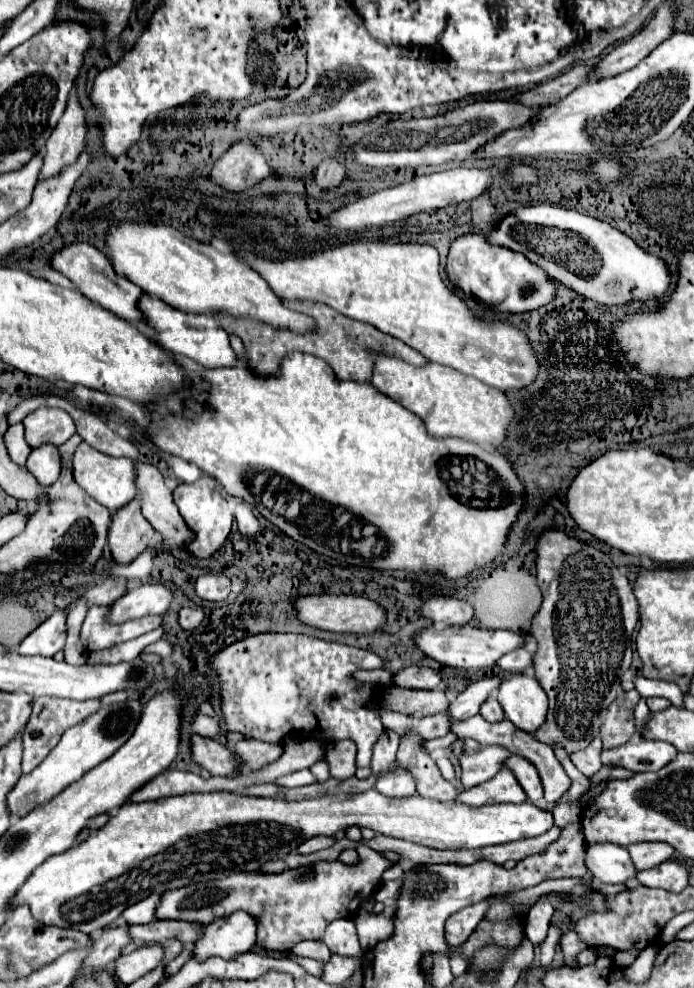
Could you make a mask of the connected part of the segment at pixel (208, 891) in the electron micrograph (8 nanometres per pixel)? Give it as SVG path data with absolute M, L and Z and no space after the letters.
M366 844L358 850L362 862L356 866L346 866L342 862L316 862L312 866L286 870L280 874L260 874L260 872L240 872L240 874L228 874L226 880L212 880L204 884L190 884L178 890L168 890L162 894L160 904L156 908L157 919L188 920L188 922L202 922L208 924L212 920L218 920L222 916L228 916L234 910L246 910L254 916L258 916L258 944L268 950L290 950L294 944L302 940L320 940L324 936L326 926L332 920L338 918L350 918L360 910L360 904L368 900L374 890L378 888L384 870L392 868L396 862L386 860L376 850L368 848Z

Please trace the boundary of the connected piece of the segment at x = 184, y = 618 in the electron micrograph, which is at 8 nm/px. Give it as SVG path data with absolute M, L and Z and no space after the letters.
M182 608L178 622L184 630L194 630L202 622L202 608Z

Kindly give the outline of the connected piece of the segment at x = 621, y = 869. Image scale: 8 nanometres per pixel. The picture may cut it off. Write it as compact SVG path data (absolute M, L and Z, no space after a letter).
M586 844L584 864L592 876L604 884L624 884L628 878L636 876L628 850L618 844Z

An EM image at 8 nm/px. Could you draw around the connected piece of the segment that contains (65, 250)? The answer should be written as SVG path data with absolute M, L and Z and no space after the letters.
M74 242L74 244L66 244L60 250L50 254L50 266L60 272L62 276L66 276L88 300L100 304L102 308L110 310L112 314L116 314L118 318L124 318L126 322L140 322L140 310L138 310L138 300L142 290L132 284L130 280L126 280L124 276L118 276L112 270L110 260L96 250L92 244L86 242Z

